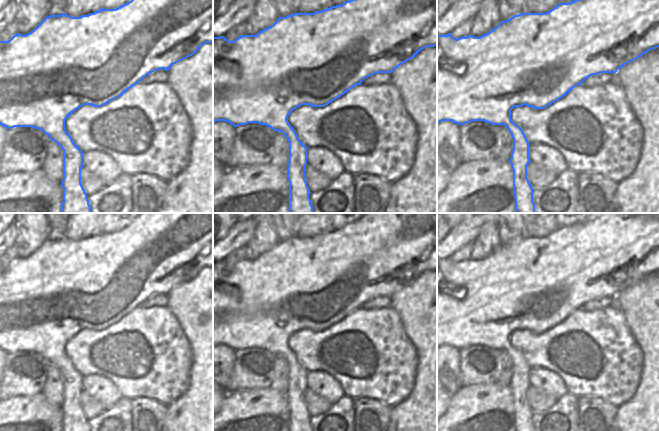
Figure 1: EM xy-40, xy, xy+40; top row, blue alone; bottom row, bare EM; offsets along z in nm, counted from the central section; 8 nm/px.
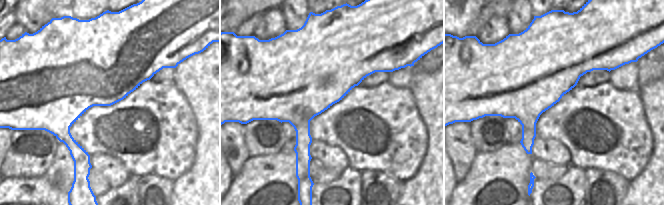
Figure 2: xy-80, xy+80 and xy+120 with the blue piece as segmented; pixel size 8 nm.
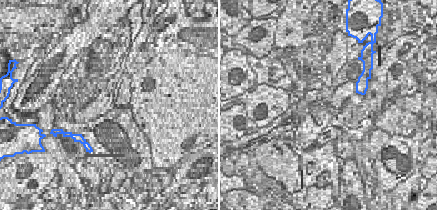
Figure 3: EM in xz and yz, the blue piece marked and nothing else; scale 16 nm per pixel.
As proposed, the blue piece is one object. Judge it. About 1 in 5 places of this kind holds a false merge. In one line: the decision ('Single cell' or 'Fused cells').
Single cell

